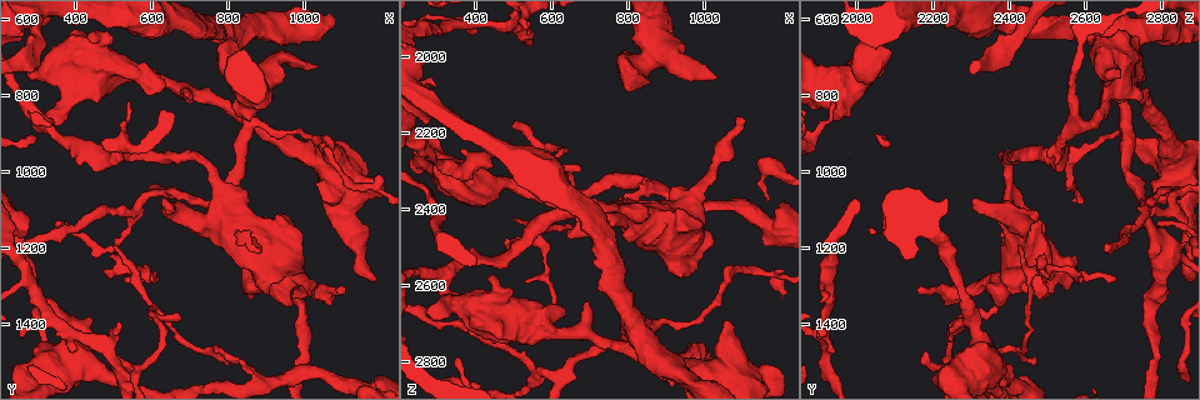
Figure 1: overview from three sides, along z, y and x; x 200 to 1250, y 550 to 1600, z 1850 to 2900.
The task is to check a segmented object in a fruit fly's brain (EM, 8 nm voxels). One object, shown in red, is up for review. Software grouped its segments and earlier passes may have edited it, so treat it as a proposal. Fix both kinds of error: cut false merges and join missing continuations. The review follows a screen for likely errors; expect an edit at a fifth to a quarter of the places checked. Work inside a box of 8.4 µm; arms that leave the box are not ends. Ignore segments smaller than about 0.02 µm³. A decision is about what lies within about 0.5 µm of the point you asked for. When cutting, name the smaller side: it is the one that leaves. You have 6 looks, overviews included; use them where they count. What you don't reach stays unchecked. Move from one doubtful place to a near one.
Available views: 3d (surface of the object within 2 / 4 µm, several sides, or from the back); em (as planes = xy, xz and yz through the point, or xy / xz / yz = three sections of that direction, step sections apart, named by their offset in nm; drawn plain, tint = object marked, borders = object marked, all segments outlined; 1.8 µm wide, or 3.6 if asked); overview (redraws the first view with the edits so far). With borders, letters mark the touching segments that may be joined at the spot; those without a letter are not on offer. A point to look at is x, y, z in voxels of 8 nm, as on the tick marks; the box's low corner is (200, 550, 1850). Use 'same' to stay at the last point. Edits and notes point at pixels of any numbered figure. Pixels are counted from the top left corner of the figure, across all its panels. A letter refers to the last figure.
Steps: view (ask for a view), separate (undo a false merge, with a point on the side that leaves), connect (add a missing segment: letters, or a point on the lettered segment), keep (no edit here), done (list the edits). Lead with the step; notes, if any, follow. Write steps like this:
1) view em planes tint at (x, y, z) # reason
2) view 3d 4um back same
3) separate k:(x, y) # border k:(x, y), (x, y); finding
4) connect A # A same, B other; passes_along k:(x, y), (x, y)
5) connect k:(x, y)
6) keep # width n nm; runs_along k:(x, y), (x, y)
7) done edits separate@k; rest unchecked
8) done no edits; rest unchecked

view 3d 2um at (1065, 905, 2695) # free end

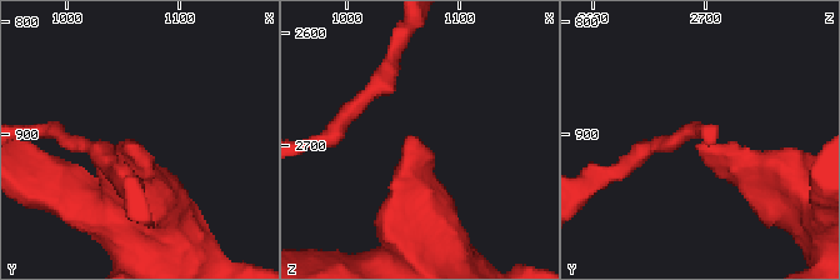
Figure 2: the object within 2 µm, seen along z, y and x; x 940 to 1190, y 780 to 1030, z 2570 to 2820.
view em planes borders at (1060, 906, 2692)

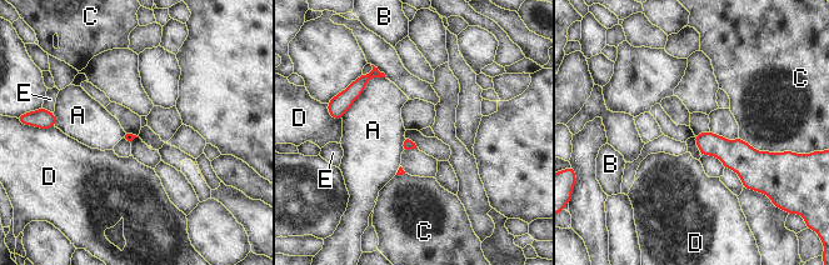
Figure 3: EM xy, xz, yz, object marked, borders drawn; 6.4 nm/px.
keep # A other, B other, C other, D other, E other; border 3:(385, 76), (373, 76), (340, 118); none of them fits

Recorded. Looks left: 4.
view 3d 2um at (635, 1100, 2470) # thick end

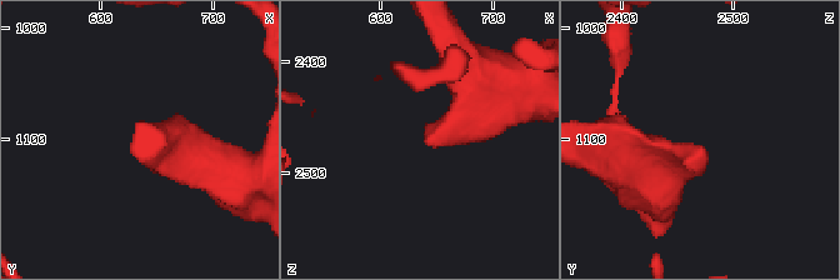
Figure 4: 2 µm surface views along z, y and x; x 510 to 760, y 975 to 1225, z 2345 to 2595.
view em planes borders at (640, 1106, 2470)

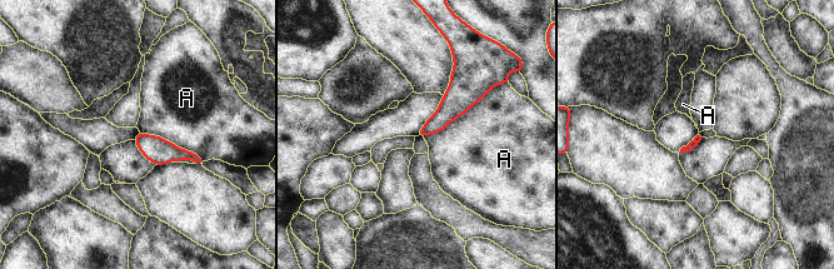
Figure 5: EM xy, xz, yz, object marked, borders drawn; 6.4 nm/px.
keep # longest_contact A 550 nm; A other; no lettered segment goes on from it

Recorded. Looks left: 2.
view em xz step 8 tint at (1025, 735, 2055) # branch stops here

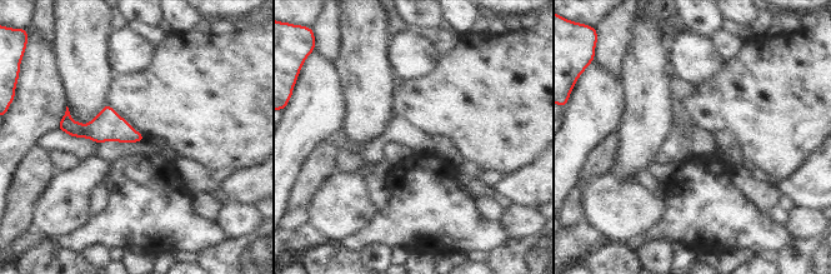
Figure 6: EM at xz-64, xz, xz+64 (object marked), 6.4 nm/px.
view em planes borders same # cut it another way

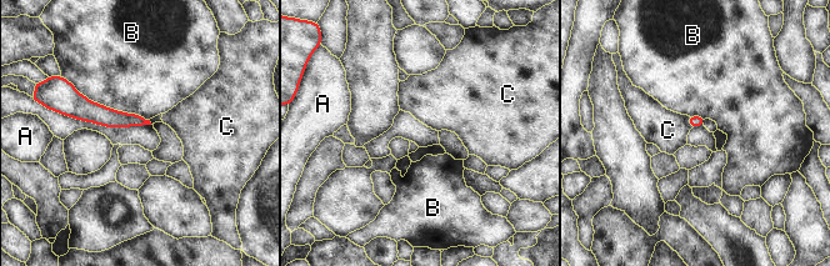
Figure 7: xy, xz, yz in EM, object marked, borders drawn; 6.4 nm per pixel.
keep # A other, B other, C other; runs_along 7:(69, 111), (143, 123); none of them fits

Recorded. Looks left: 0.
done no edits; rest unchecked

